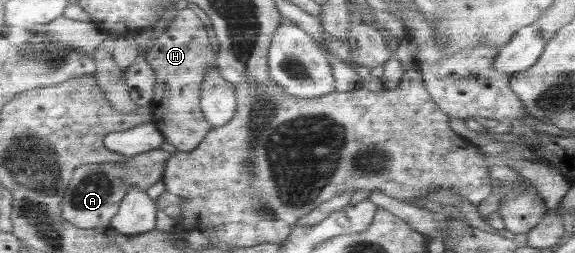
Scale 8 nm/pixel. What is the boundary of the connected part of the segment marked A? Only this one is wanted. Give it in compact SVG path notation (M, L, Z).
M160 148L140 152L128 159L124 167L108 162L80 165L76 168L74 177L64 195L63 218L71 221L78 228L86 230L111 226L111 219L118 212L122 199L128 195L128 189L136 187L146 192L154 186L164 177L166 163L170 156L170 152Z

